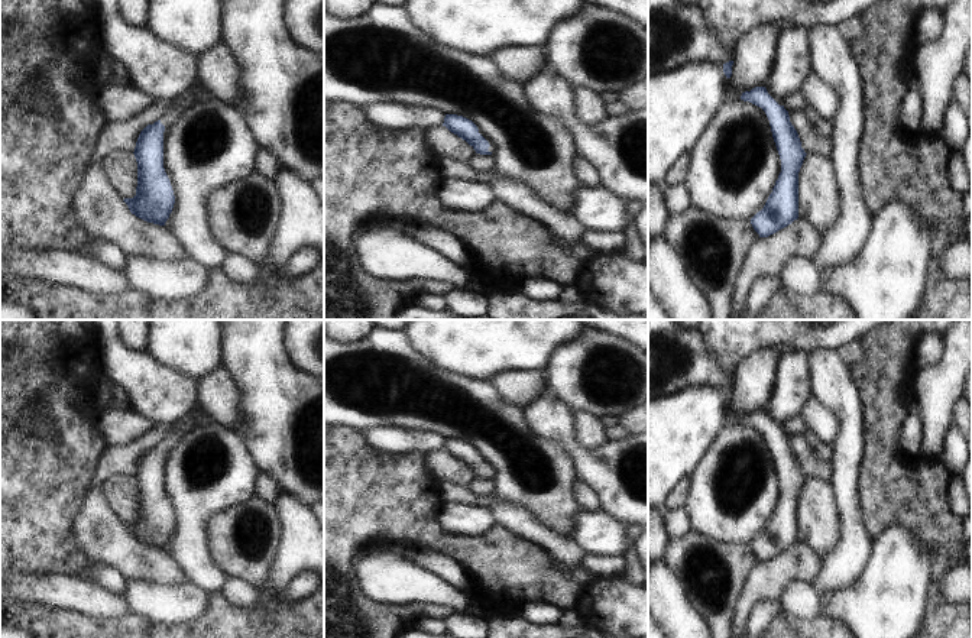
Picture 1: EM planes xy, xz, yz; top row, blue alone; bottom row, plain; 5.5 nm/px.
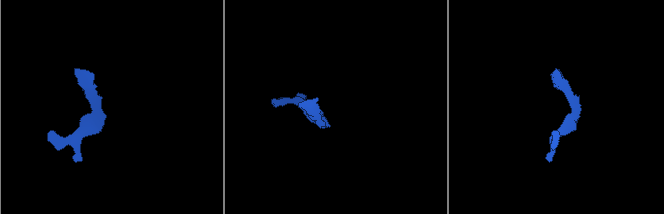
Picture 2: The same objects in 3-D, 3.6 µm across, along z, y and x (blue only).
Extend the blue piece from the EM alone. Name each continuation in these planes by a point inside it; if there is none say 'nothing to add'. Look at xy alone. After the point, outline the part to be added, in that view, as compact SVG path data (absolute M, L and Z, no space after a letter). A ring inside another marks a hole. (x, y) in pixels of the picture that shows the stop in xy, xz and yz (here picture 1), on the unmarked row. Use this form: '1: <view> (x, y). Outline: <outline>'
1: xy (195, 415). Outline: M194 409L191 414L188 414L187 417L178 420L178 422L175 425L172 425L174 428L165 435L165 438L161 441L161 447L163 450L169 448L169 446L172 444L172 441L184 431L184 425L189 421L191 424L200 422L205 420L205 415L198 411Z

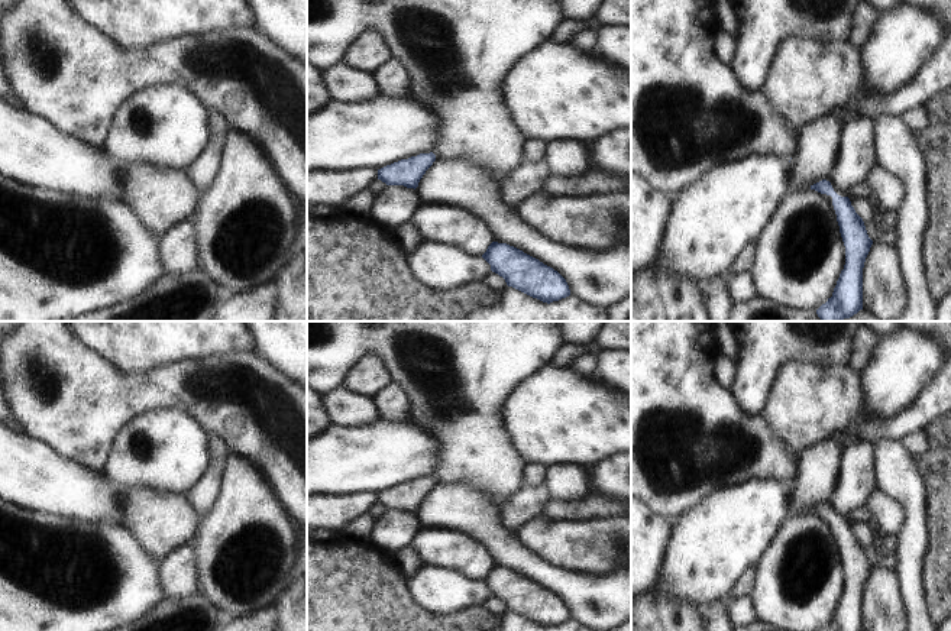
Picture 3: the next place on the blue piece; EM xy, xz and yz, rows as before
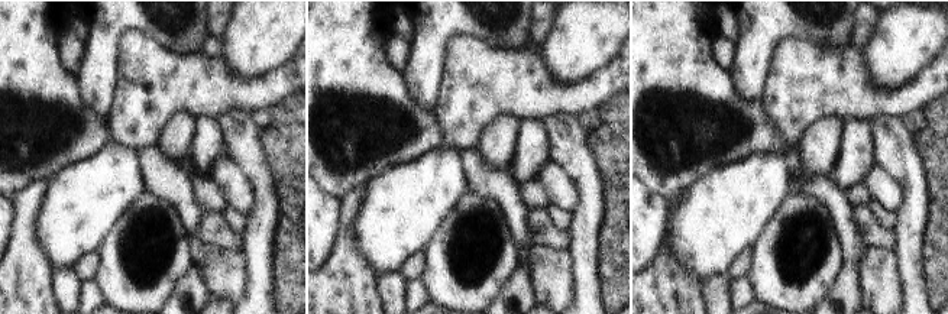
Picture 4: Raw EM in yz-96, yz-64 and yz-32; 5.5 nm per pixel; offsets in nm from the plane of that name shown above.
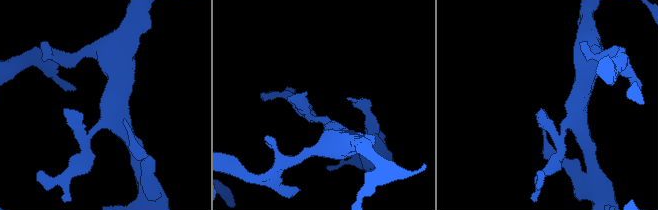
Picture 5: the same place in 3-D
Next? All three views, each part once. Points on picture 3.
nothing to add.

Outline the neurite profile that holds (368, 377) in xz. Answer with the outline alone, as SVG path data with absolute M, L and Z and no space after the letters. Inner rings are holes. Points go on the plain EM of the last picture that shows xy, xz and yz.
M363 356L346 375L343 388L372 398L389 384L392 384L392 378L381 359Z

